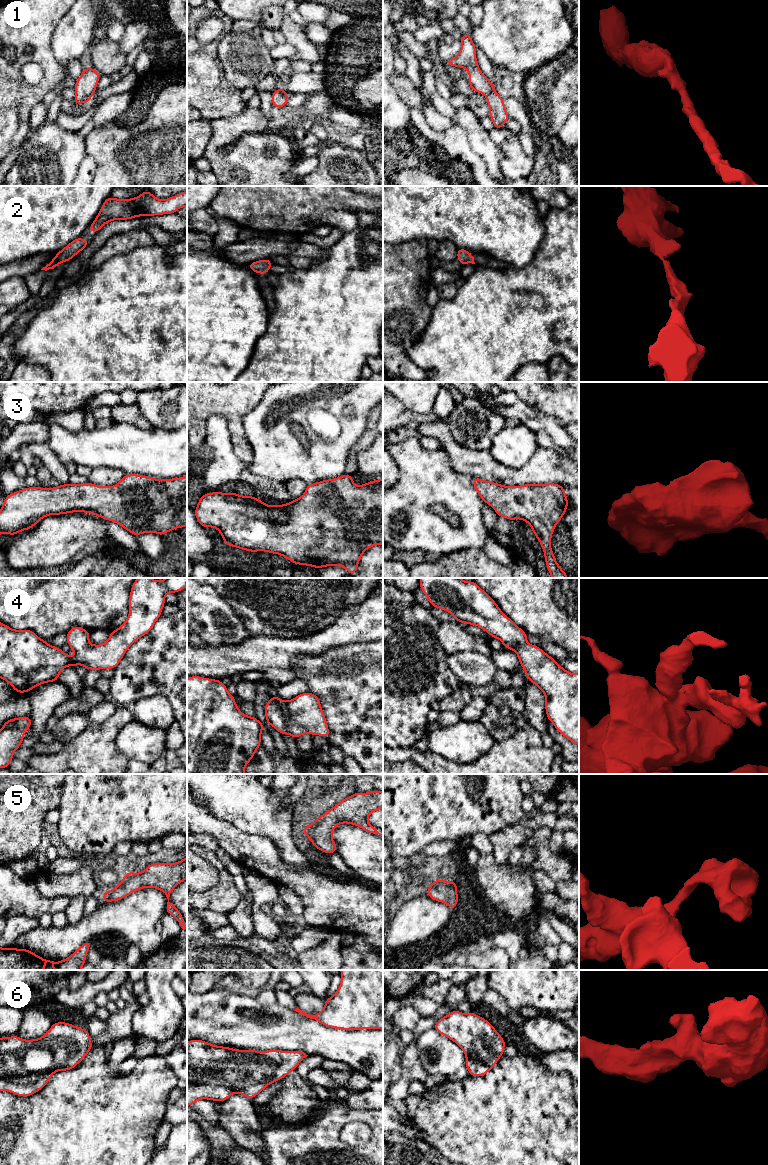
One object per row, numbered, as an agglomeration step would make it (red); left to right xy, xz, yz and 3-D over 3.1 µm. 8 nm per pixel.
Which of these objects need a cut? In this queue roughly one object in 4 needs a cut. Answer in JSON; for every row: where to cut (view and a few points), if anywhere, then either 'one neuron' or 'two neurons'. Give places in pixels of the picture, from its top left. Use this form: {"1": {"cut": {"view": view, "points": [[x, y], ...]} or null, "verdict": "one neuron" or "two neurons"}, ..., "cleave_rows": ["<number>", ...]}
{"1": {"cut": null, "verdict": "one neuron"}, "2": {"cut": null, "verdict": "one neuron"}, "3": {"cut": null, "verdict": "one neuron"}, "4": {"cut": null, "verdict": "one neuron"}, "5": {"cut": null, "verdict": "one neuron"}, "6": {"cut": null, "verdict": "one neuron"}, "cleave_rows": []}

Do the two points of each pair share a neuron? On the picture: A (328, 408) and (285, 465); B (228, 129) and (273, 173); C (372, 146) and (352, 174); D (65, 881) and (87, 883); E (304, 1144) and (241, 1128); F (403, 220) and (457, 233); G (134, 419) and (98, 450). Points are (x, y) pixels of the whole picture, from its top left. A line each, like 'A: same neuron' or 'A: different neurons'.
A: same neuron
B: same neuron
C: different neurons
D: same neuron
E: different neurons
F: same neuron
G: different neurons

